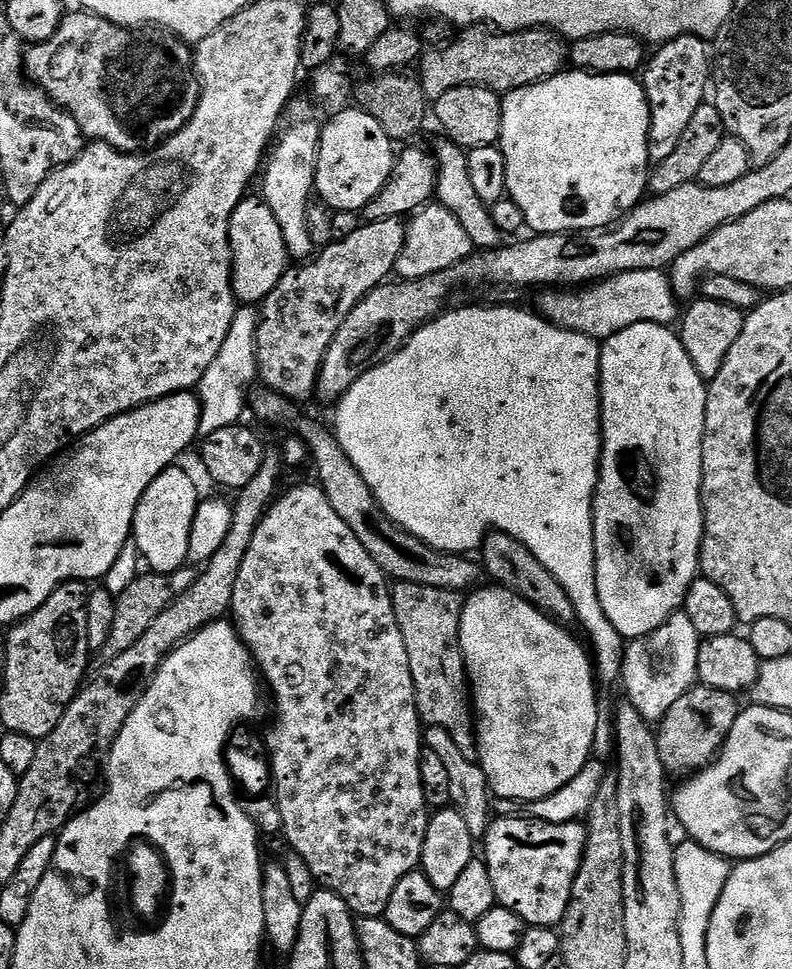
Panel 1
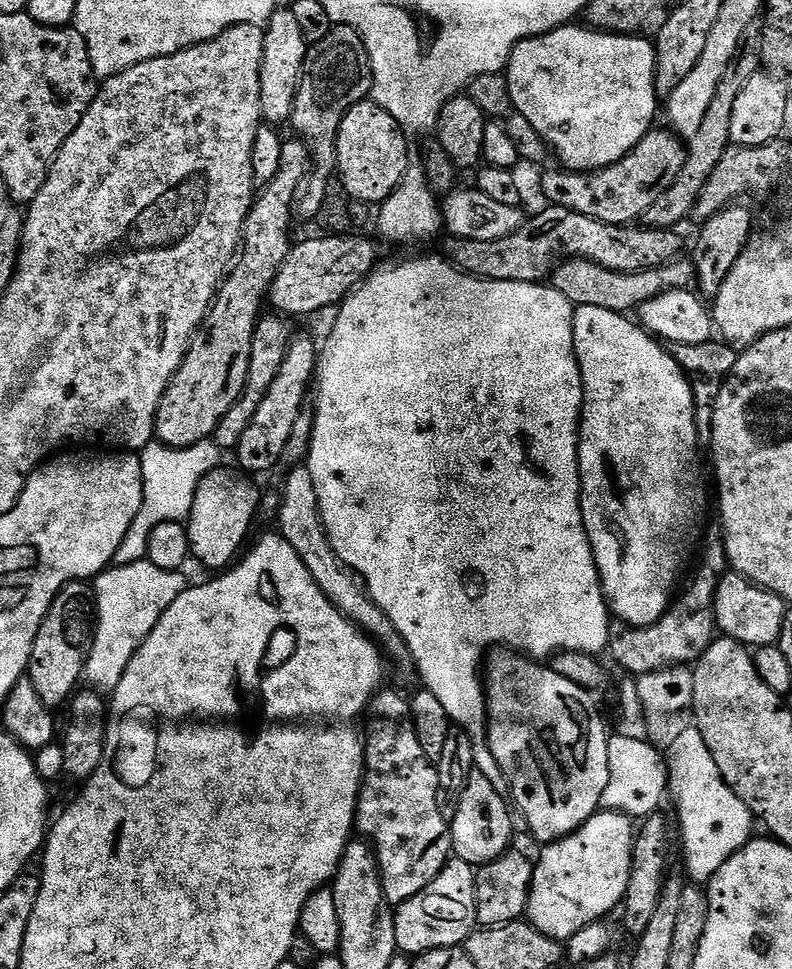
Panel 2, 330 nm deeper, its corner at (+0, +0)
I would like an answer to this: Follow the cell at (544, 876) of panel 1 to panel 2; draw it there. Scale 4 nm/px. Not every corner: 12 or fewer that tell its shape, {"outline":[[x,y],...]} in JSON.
{"outline":[[469,772],[450,816],[455,859],[497,860],[514,836],[509,801]]}

